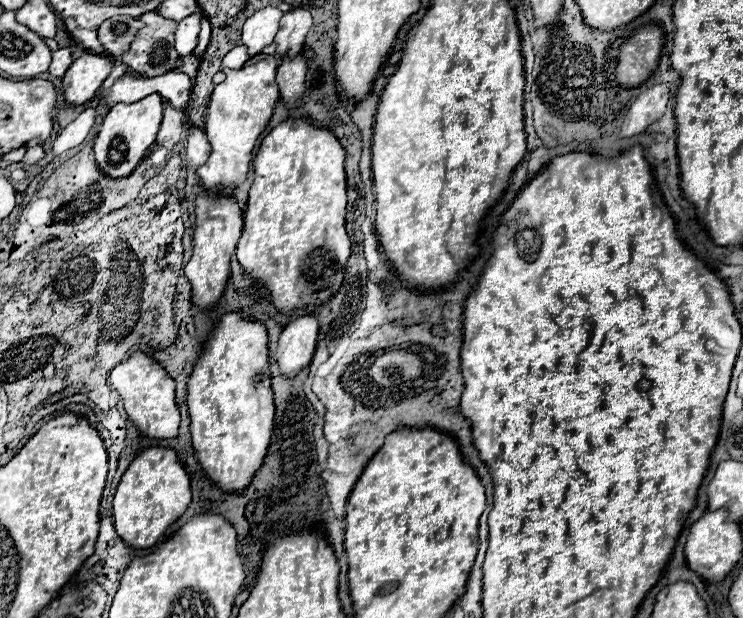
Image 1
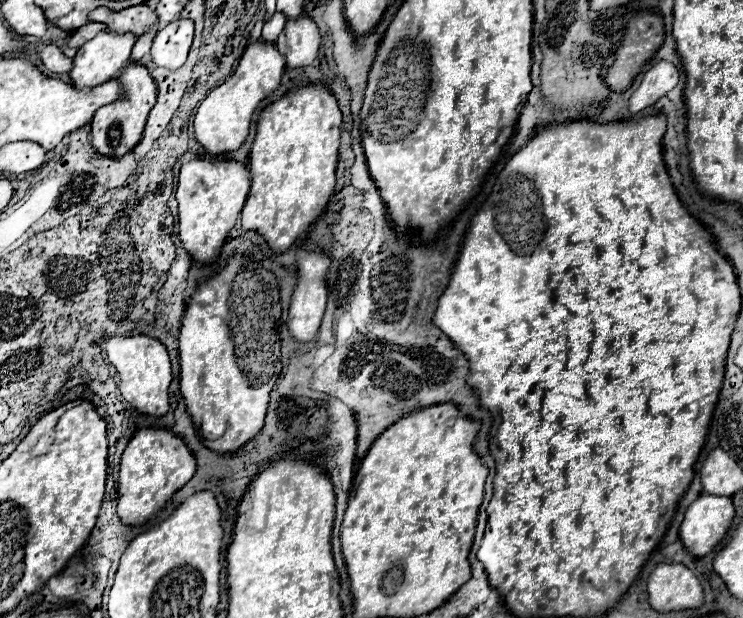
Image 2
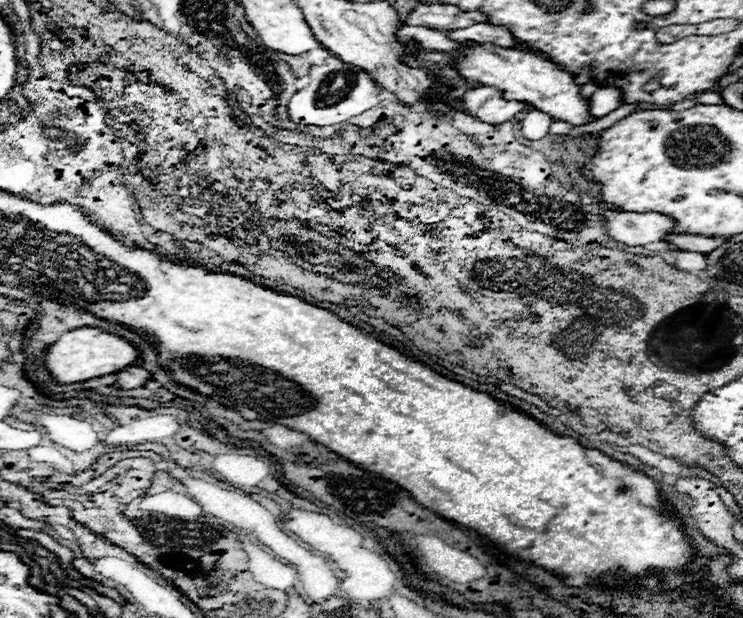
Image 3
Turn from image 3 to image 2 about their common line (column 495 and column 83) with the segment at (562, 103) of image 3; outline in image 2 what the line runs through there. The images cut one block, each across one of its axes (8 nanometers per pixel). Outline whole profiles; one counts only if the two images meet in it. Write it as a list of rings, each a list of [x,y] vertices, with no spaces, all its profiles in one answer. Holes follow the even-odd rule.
[[[110,30],[98,32],[90,42],[78,48],[70,78],[76,88],[90,88],[112,80],[118,70],[130,60],[136,36],[114,34]]]

